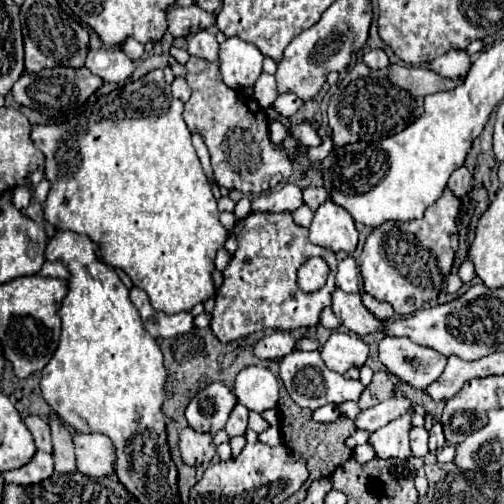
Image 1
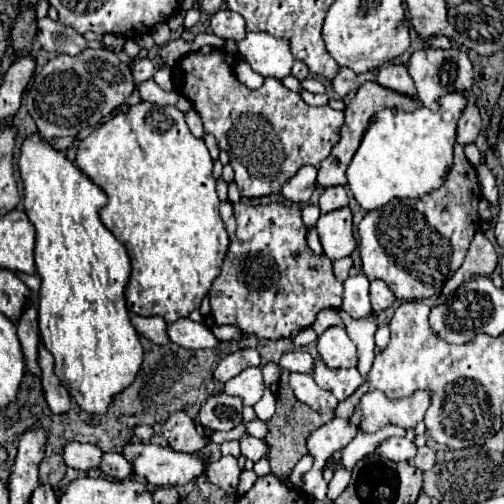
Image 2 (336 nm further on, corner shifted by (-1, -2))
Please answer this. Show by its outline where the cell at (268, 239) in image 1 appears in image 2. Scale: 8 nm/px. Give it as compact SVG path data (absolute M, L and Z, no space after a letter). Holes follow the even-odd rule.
M239 202L233 204L233 210L237 218L235 240L229 244L221 274L209 292L211 316L217 324L235 324L247 334L267 340L281 340L309 328L321 310L341 306L343 284L333 276L333 262L325 254L315 256L307 246L307 226L301 220L301 210L297 204L249 206Z

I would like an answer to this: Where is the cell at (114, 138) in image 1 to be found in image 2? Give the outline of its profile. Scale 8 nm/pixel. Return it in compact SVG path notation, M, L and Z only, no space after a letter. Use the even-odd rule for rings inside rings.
M141 102L83 138L75 162L105 190L109 202L101 210L101 222L127 248L131 258L131 276L125 288L129 314L161 316L167 324L189 316L201 306L201 300L219 276L219 266L229 248L229 236L219 216L213 160L205 142L191 134L183 112L175 106L159 108L151 102Z

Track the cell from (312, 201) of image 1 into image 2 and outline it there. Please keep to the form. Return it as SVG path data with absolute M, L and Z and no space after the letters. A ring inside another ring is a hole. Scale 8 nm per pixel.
M343 186L325 188L325 192L319 198L319 208L321 208L323 214L327 214L331 210L337 210L337 208L345 208L347 204L349 204L349 196L347 196Z

